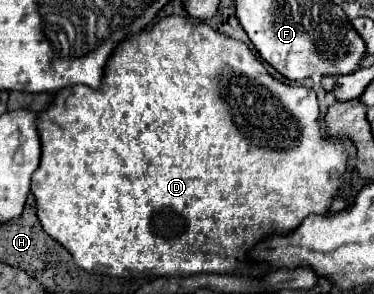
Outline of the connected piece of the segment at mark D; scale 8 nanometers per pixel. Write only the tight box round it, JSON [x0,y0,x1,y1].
[32,16,346,276]

